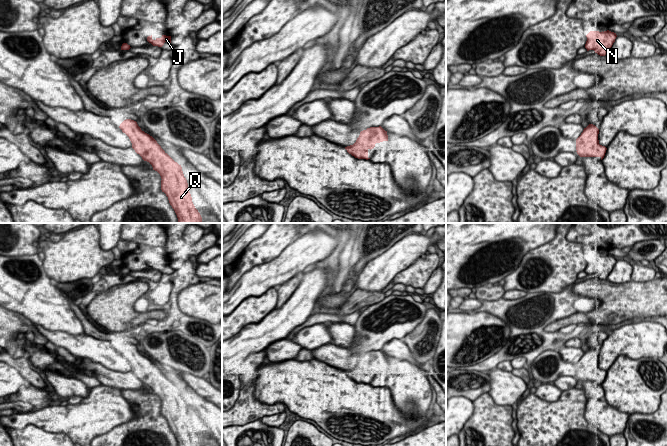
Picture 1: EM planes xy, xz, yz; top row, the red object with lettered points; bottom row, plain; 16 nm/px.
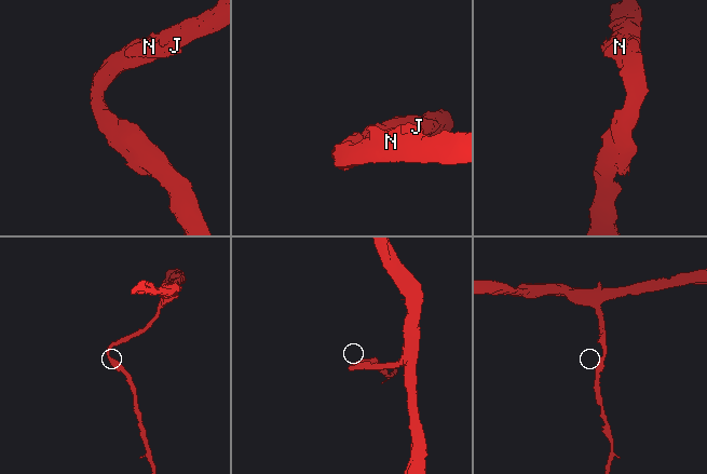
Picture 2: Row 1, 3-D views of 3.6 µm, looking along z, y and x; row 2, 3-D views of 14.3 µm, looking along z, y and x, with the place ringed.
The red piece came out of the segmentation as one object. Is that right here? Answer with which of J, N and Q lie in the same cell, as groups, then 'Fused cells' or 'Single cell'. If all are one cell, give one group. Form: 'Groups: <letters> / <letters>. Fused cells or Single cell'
Groups: J N Q. Single cell

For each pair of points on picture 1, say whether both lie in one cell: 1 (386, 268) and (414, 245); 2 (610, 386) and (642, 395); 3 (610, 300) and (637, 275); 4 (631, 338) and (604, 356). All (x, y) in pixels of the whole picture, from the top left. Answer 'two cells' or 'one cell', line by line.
1: one cell
2: one cell
3: two cells
4: one cell

